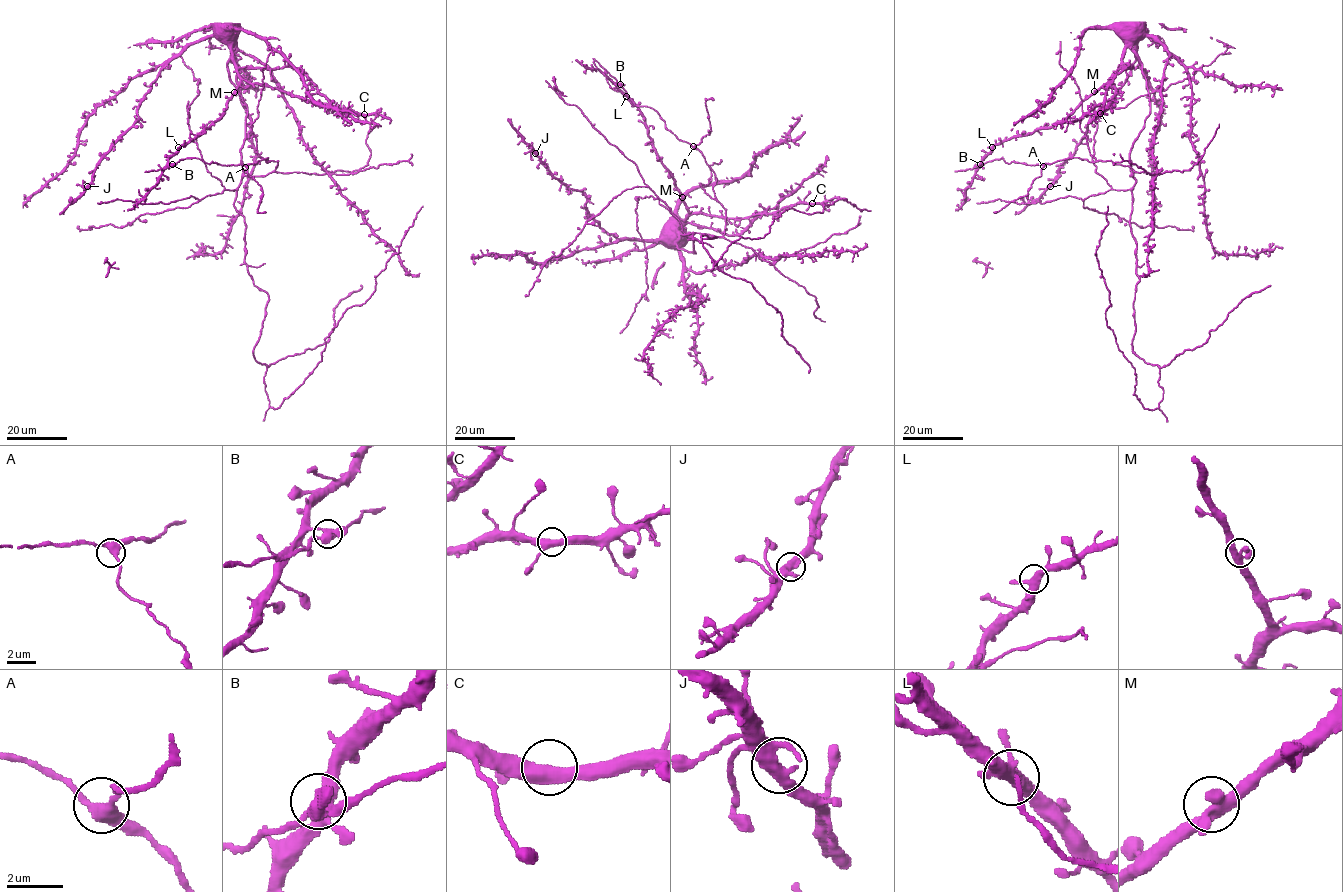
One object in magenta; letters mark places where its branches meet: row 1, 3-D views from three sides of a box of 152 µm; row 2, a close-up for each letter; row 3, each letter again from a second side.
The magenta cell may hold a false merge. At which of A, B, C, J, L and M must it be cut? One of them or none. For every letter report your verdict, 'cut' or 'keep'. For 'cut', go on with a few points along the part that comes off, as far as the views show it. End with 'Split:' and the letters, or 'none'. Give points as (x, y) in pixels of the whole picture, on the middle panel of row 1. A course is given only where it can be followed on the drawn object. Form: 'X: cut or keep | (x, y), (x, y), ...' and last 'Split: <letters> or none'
A: keep
B: keep
C: keep
J: keep
L: keep
M: keep
Split: none

